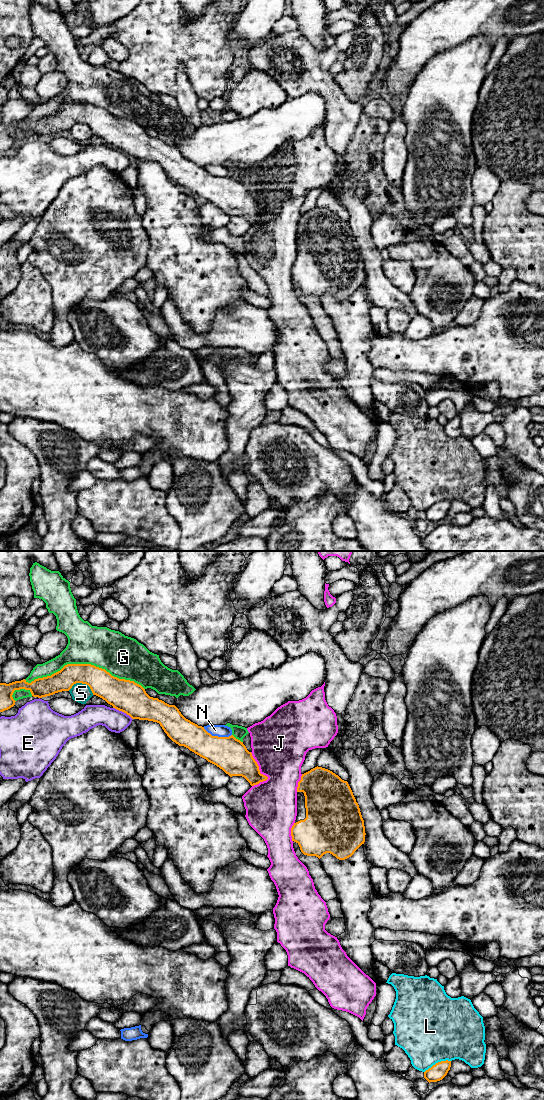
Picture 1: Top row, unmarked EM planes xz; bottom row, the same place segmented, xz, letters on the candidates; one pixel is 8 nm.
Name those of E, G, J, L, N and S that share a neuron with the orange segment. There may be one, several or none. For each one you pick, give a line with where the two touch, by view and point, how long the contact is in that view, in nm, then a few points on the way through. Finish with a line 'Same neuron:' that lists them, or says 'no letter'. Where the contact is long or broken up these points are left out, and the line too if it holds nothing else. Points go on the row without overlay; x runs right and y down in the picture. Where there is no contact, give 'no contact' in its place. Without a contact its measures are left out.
Same neuron: no letter

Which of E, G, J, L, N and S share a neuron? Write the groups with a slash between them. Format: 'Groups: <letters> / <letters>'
Groups: E / G / J / L / N / S

